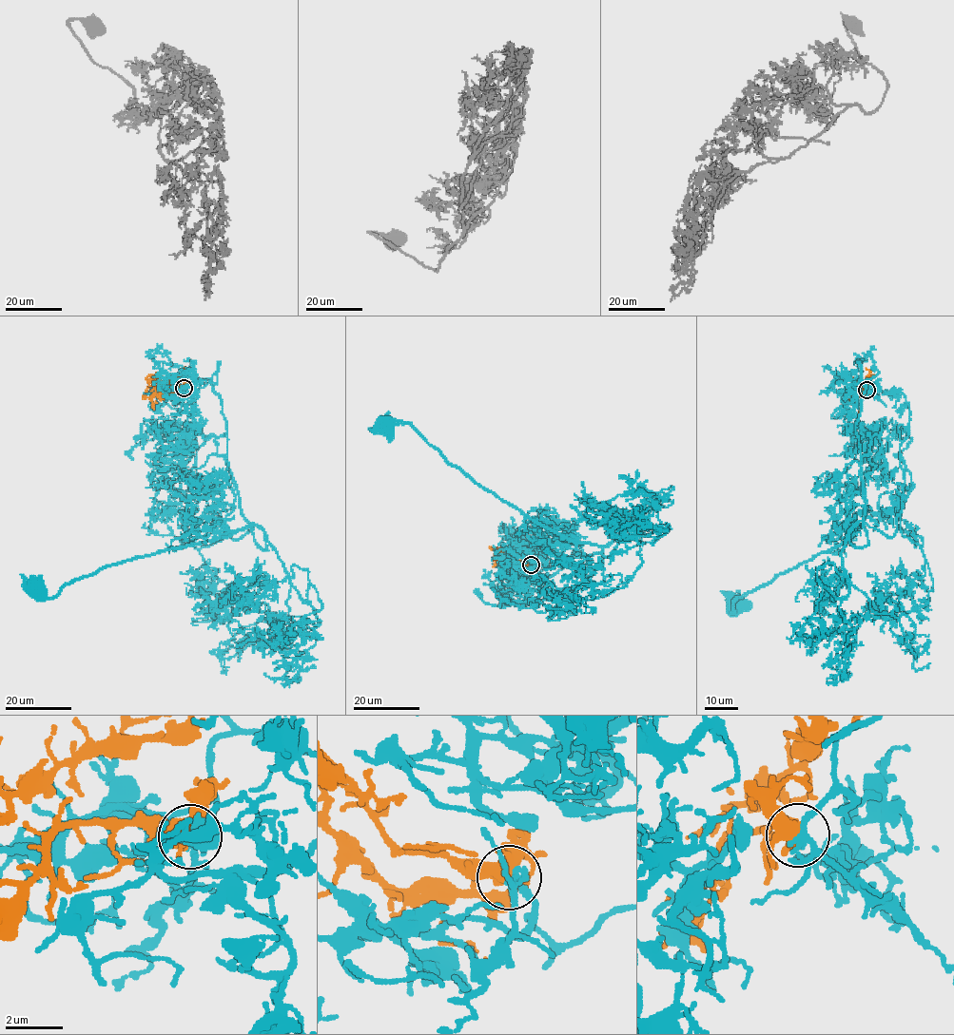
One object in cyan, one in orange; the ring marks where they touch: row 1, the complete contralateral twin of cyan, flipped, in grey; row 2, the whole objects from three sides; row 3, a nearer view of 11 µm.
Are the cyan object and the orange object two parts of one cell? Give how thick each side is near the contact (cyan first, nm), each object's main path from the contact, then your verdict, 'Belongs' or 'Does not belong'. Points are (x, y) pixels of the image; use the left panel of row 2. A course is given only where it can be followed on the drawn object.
Thickness 220 nm (cyan) against 440 nm. Course of cyan: (184, 388), (189, 375), (208, 379), (226, 425), (234, 507), (214, 536), (103, 566), (51, 597), (34, 590). Course of orange: (184, 388), (165, 387), (164, 383), (181, 377), (184, 368). Belongs

